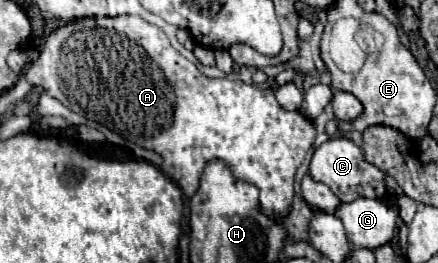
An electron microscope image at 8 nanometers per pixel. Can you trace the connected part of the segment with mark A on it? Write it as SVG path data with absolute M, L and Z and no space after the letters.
M84 17L52 31L40 57L28 67L26 79L52 93L74 113L96 121L124 139L162 155L162 171L178 183L186 197L192 197L200 185L204 167L212 161L224 161L236 179L260 189L258 209L282 223L290 213L294 199L294 175L302 165L310 145L316 139L316 125L300 111L286 111L278 105L272 87L256 87L226 77L212 79L198 71L194 63L182 57L168 41L162 29L146 23L142 17Z

